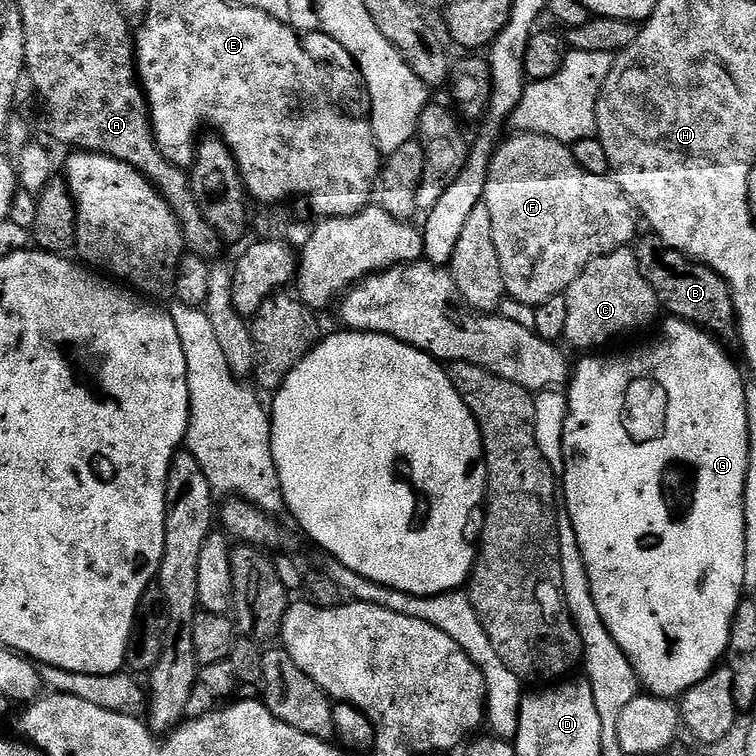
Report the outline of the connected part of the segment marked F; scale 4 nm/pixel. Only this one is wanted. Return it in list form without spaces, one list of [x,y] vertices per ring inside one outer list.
[[[536,132],[512,134],[512,137],[508,141],[506,140],[497,147],[496,154],[492,157],[492,164],[489,166],[488,181],[486,182],[482,203],[490,210],[490,222],[494,226],[494,246],[498,250],[498,258],[502,266],[505,293],[511,299],[522,302],[523,304],[539,306],[545,304],[550,298],[565,295],[568,287],[580,277],[580,273],[586,270],[586,266],[592,260],[596,260],[599,256],[608,256],[611,252],[616,252],[620,248],[629,247],[633,243],[631,240],[636,236],[638,213],[632,201],[620,189],[615,179],[609,178],[608,176],[590,174],[589,171],[584,170],[575,160],[575,154],[569,145],[558,142],[549,136],[540,136]]]

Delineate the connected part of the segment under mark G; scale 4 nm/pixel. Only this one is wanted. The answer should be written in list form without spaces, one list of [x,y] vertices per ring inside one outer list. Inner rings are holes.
[[[675,318],[665,319],[664,328],[668,331],[668,337],[660,340],[657,344],[652,344],[649,348],[640,348],[637,352],[628,352],[625,356],[612,356],[609,360],[603,360],[596,354],[588,354],[580,365],[575,365],[570,376],[570,383],[566,388],[568,399],[568,417],[565,419],[564,430],[564,457],[565,472],[562,479],[562,504],[568,508],[570,518],[573,519],[574,531],[578,536],[578,544],[581,547],[582,558],[585,559],[586,570],[589,574],[590,590],[593,592],[594,605],[598,608],[602,622],[608,627],[614,642],[624,651],[626,658],[632,663],[636,673],[636,679],[651,695],[665,698],[680,698],[684,693],[689,692],[698,682],[706,679],[711,672],[715,672],[718,665],[725,659],[732,633],[732,619],[738,610],[740,601],[745,595],[746,581],[750,571],[750,561],[746,554],[746,514],[744,513],[744,491],[746,490],[746,480],[748,478],[748,459],[750,458],[750,438],[748,437],[748,393],[749,389],[744,388],[744,376],[736,369],[734,361],[728,357],[728,352],[723,348],[721,341],[712,333],[697,328],[694,324],[688,324],[684,320]]]

